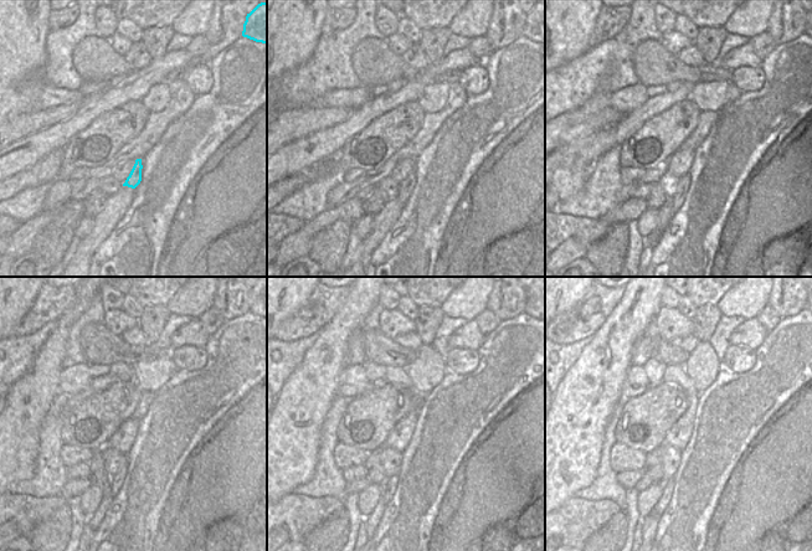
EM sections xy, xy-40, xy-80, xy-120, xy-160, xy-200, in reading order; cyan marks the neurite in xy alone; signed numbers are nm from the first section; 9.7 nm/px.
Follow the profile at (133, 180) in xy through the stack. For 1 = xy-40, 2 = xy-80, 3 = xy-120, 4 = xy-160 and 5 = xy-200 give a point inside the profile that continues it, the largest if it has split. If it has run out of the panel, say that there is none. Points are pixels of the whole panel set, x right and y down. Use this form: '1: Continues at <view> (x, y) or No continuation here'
1: Continues at xy-40 (405, 188)
2: Continues at xy-80 (684, 183)
3: Continues at xy-120 (116, 482)
4: Continues at xy-160 (389, 487)
5: Continues at xy-200 (667, 484).

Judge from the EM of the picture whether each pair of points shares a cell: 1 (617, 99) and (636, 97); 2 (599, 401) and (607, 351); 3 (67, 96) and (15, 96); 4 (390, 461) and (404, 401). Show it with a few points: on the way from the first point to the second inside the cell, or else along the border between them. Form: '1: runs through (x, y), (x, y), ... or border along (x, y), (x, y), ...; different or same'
1: runs through (622, 99), (631, 97); same
2: runs through (599, 389), (599, 372), (605, 364); same
3: runs through (55, 97), (27, 96); same
4: border along (384, 444), (380, 448); different

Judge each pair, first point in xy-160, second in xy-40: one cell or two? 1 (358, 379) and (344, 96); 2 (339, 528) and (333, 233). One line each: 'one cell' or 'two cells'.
1: one cell
2: one cell

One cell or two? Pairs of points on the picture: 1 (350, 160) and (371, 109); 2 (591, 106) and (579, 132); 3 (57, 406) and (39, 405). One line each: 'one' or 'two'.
1: two
2: one
3: two

